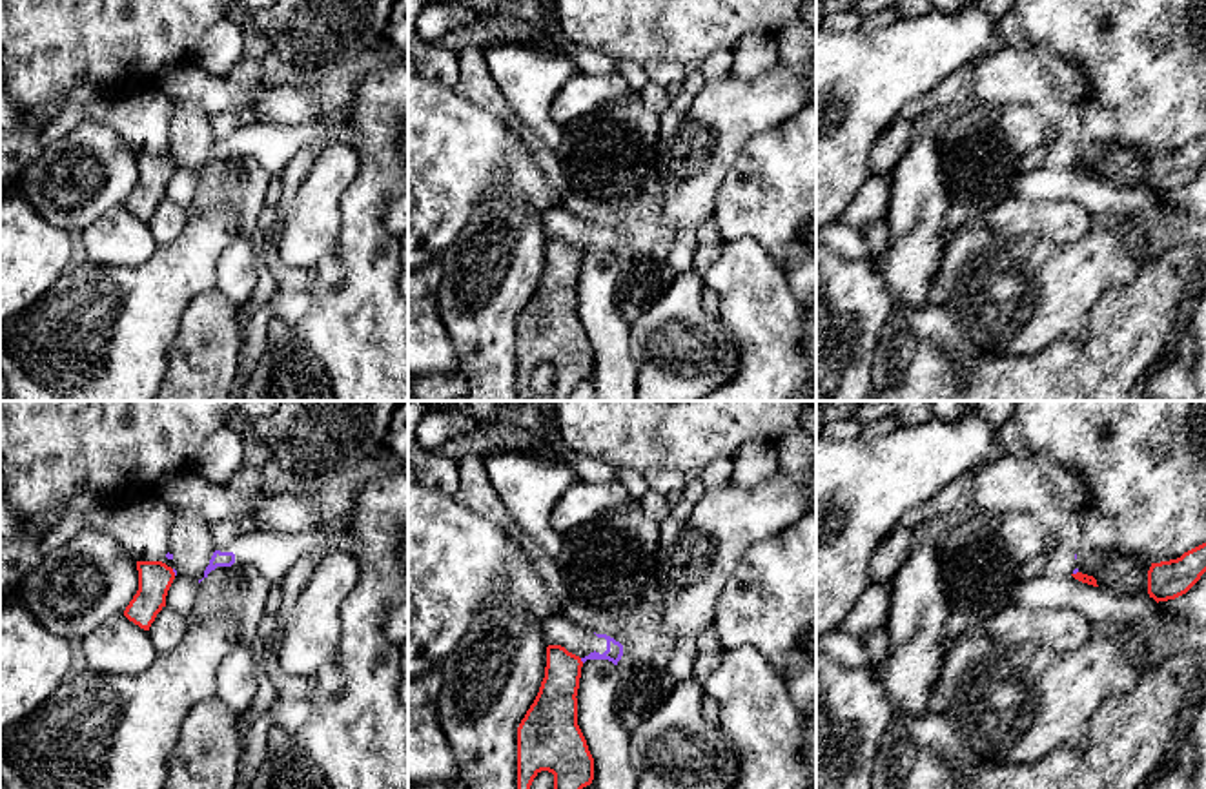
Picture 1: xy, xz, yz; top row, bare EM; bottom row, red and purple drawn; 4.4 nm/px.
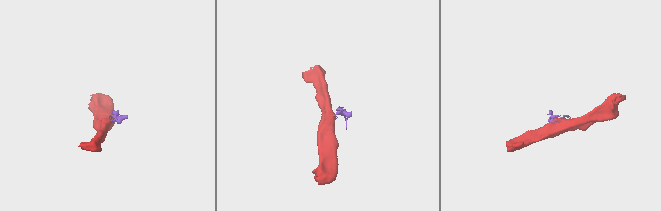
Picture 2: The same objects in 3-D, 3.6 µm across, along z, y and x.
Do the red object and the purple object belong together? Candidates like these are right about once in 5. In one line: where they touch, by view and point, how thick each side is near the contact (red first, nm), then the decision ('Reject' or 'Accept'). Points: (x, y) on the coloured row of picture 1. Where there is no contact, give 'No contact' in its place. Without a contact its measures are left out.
Touches red at xz (580, 660). Thickness 200 nm (red) against 80 nm. Reject

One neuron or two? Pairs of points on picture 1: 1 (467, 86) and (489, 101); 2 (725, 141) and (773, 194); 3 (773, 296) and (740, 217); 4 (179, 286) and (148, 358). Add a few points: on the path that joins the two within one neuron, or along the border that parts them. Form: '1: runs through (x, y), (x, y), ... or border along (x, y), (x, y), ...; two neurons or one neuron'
1: runs through (472, 86), (483, 95); one neuron
2: border along (771, 126), (755, 133), (746, 143), (716, 192); two neurons
3: border along (722, 239), (751, 237), (778, 265); two neurons
4: runs through (161, 305), (148, 317), (148, 339); one neuron

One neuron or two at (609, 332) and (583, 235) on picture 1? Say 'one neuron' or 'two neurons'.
one neuron

